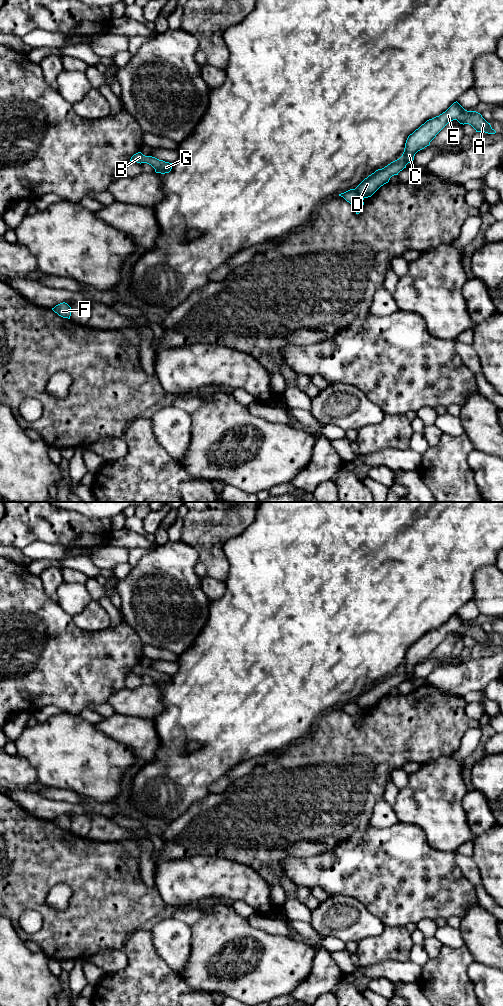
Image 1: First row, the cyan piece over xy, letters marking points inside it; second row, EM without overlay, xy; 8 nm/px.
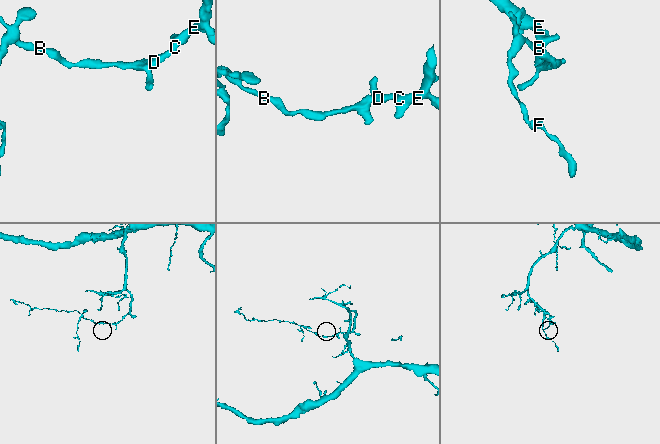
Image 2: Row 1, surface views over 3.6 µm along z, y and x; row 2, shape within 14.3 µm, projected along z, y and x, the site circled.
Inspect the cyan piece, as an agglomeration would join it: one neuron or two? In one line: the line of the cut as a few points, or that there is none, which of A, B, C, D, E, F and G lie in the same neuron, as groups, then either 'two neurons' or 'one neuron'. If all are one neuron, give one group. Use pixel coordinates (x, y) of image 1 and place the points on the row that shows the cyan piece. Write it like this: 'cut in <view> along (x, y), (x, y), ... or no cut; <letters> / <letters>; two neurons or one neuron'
cut in xy along (354, 189), (363, 198); A C D E / B F G; two neurons

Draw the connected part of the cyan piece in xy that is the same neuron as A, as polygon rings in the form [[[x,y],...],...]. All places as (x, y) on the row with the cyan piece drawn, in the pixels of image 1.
[[[457,101],[454,102],[445,112],[432,119],[427,120],[406,140],[402,156],[388,164],[382,169],[365,178],[355,190],[362,198],[371,197],[381,186],[388,183],[390,178],[398,175],[406,168],[406,165],[413,162],[415,154],[430,145],[436,135],[451,121],[457,120],[460,124],[471,125],[476,132],[495,134],[491,127],[480,113],[465,110]]]

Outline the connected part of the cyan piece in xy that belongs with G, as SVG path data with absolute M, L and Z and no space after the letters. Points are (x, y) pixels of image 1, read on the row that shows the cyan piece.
M141 152L134 154L131 157L130 161L134 161L140 164L147 163L155 169L156 173L161 173L161 174L169 173L172 169L172 163L159 160L152 156L145 156Z

